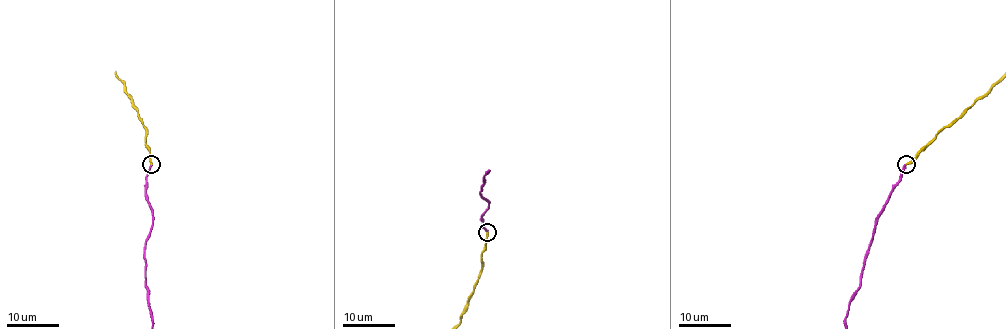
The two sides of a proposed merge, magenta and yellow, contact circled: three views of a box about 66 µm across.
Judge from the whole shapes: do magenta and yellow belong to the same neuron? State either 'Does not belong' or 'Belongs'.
Belongs

